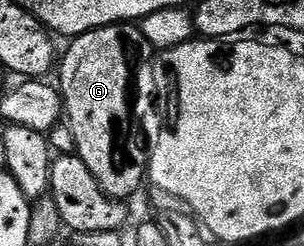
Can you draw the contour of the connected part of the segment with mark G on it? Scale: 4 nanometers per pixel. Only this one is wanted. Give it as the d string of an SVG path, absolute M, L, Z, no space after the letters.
M133 23L92 29L72 38L68 45L69 50L59 61L59 88L61 100L65 102L64 116L75 139L76 156L87 163L91 175L95 175L108 197L130 199L140 191L141 181L143 185L146 180L149 154L147 145L133 134L129 92L133 89L133 80L144 69L146 72L155 50Z

